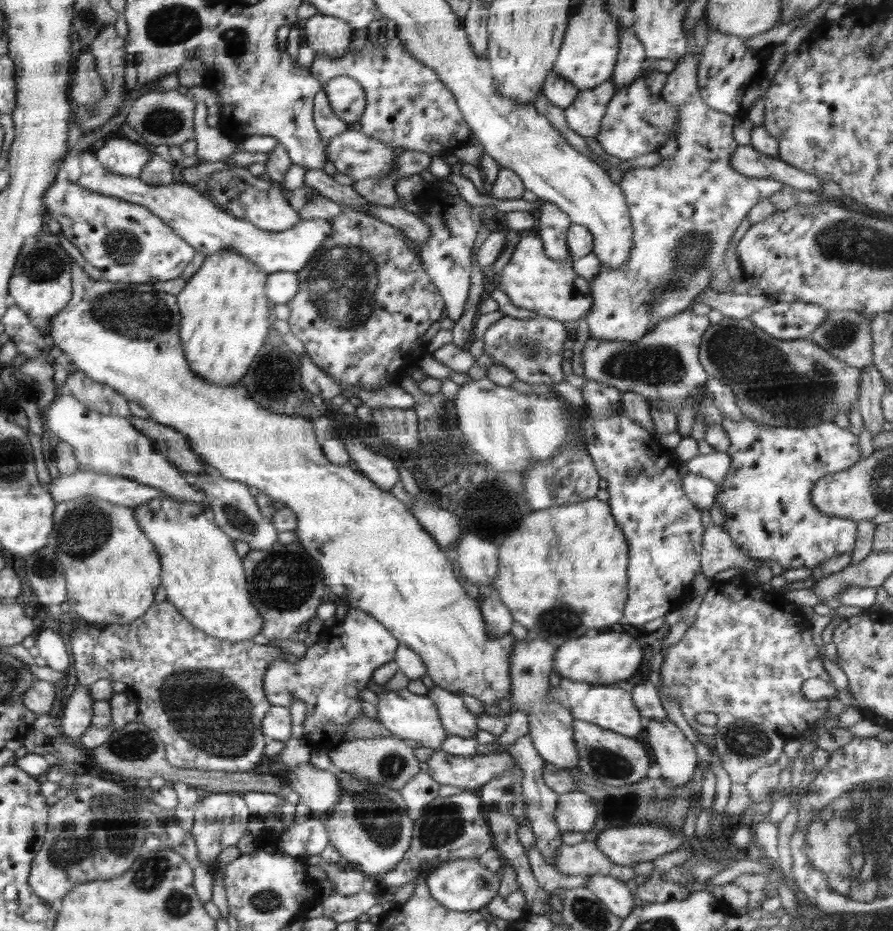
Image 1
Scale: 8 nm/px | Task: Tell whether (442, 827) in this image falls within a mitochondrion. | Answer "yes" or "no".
yes

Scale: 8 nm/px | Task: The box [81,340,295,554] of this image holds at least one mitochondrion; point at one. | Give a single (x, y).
(233, 514)

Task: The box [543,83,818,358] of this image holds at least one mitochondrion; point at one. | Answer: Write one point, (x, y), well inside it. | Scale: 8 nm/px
(689, 259)

